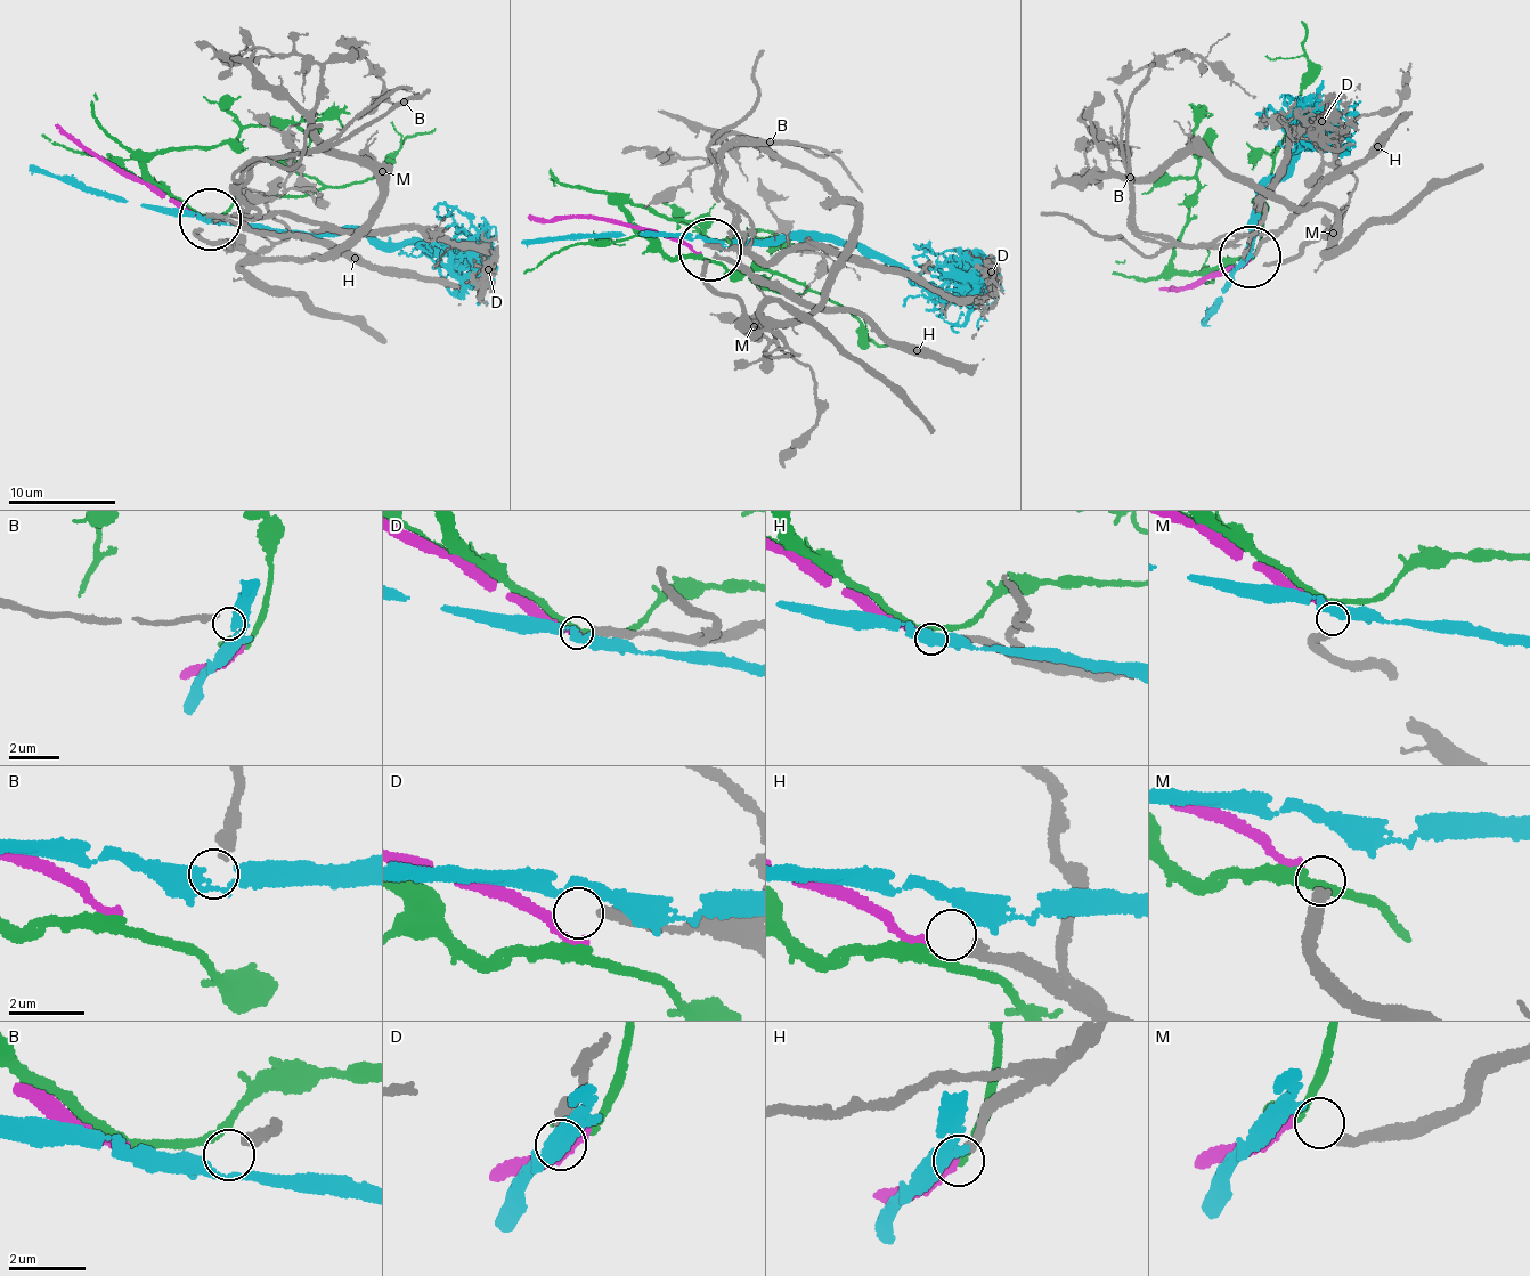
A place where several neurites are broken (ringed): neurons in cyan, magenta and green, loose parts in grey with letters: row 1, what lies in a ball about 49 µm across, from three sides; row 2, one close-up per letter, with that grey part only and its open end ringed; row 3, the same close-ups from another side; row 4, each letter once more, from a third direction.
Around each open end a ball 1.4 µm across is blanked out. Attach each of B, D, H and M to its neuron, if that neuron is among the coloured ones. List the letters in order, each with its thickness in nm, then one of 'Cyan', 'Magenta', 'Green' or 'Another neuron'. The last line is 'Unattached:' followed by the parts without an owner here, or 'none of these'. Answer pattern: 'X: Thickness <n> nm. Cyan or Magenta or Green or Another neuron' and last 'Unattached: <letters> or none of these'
B: Thickness 260 nm. Cyan
D: Thickness 280 nm. Another neuron
H: Thickness 240 nm. Magenta
M: Thickness 320 nm. Green
Unattached: D

